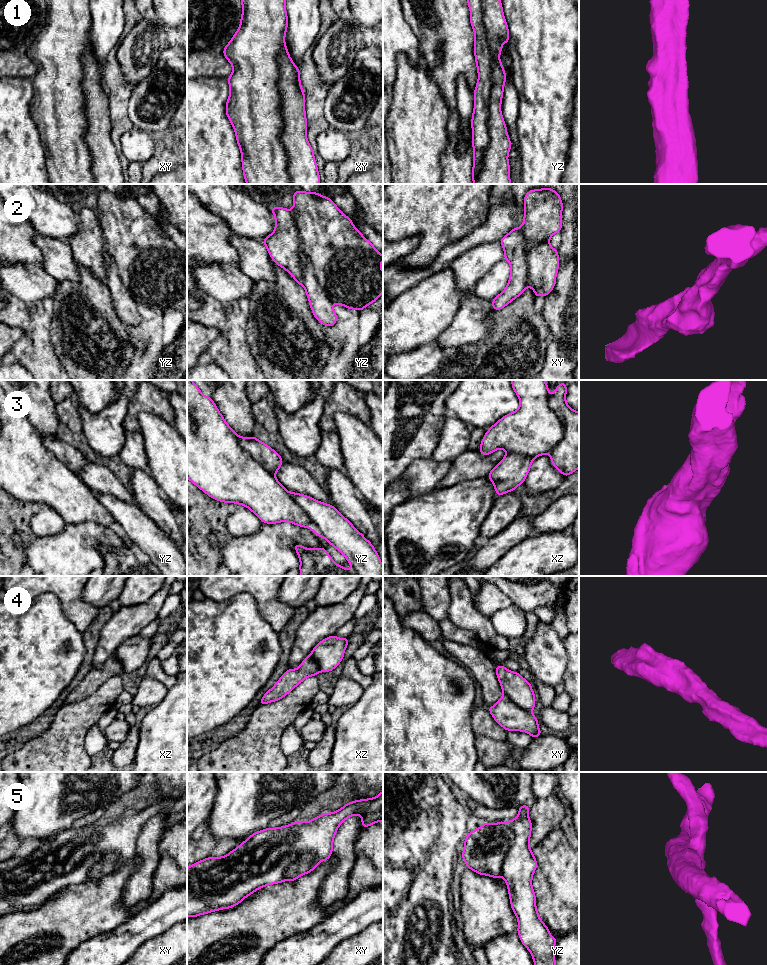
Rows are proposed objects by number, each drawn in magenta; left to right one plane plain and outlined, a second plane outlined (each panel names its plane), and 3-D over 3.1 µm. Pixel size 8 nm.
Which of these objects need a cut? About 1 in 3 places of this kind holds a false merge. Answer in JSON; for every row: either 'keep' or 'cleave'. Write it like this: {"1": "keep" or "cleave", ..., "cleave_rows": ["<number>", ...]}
{"1": "keep", "2": "cleave", "3": "cleave", "4": "keep", "5": "cleave", "cleave_rows": ["2", "3", "5"]}

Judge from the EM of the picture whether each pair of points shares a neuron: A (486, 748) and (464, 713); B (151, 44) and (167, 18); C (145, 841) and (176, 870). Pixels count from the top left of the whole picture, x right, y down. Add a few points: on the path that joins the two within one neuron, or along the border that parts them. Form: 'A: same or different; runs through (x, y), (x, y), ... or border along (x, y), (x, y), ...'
A: different; border along (473, 707), (472, 732), (475, 736), (475, 747)
B: different; border along (158, 20), (164, 26)
C: different; border along (164, 832), (158, 846), (159, 863), (151, 877)

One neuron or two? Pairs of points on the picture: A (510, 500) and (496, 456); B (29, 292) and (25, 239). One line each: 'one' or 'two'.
A: two
B: one

